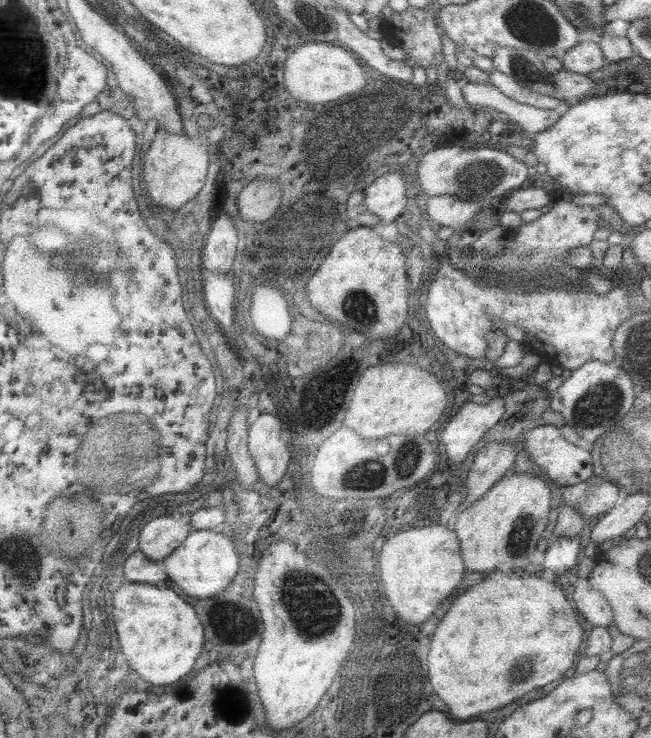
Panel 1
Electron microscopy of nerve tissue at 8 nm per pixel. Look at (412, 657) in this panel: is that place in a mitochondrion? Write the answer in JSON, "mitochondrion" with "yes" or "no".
{"mitochondrion":"yes"}

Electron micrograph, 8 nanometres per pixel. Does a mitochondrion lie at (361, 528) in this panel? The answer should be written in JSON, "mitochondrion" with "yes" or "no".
{"mitochondrion":"no"}

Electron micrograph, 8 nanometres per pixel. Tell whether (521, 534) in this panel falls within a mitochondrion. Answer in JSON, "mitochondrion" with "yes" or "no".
{"mitochondrion":"yes"}

